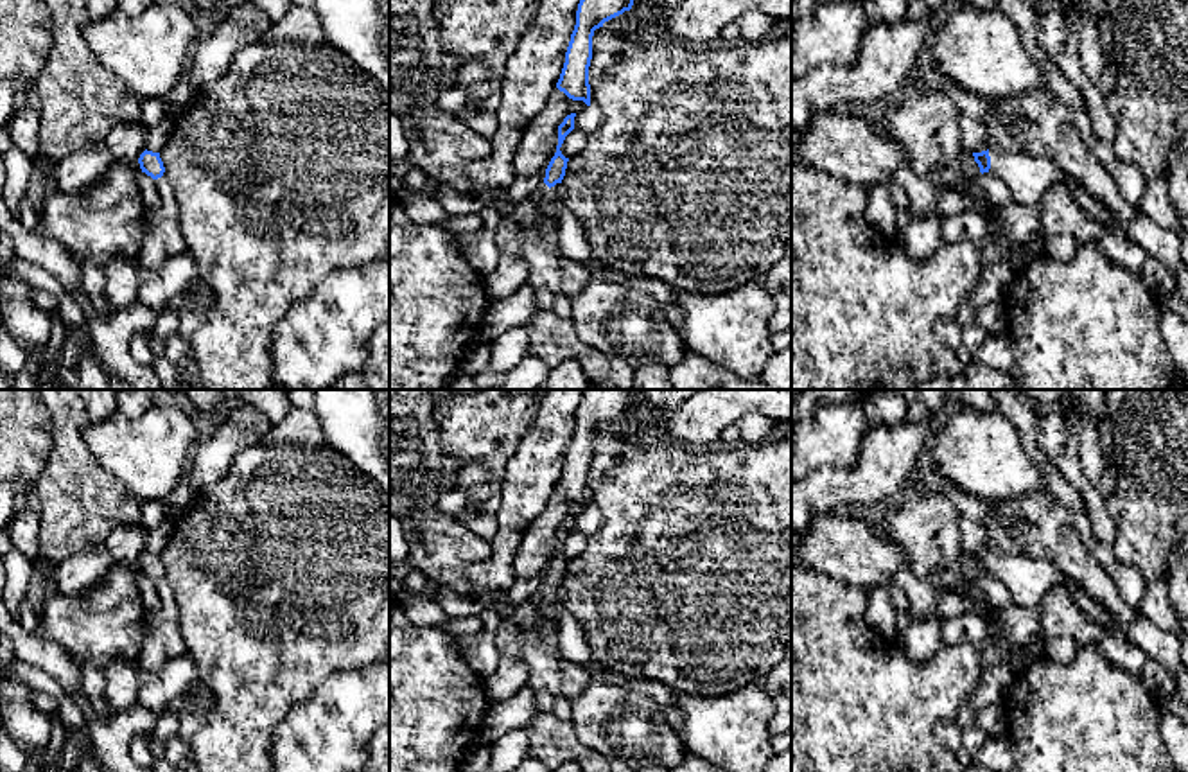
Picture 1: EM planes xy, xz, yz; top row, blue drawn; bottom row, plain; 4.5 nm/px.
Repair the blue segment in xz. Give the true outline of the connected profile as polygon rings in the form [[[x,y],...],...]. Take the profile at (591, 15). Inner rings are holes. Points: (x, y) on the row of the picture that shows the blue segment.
[[[580,0],[576,25],[565,52],[565,63],[556,88],[572,101],[590,106],[589,66],[594,31],[605,22],[630,11],[633,0]]]

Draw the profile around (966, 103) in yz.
[[[939,79],[939,88],[953,101],[955,108],[960,115],[967,115],[978,118],[982,122],[989,122],[994,117],[994,102],[991,99],[978,97],[953,81]]]

